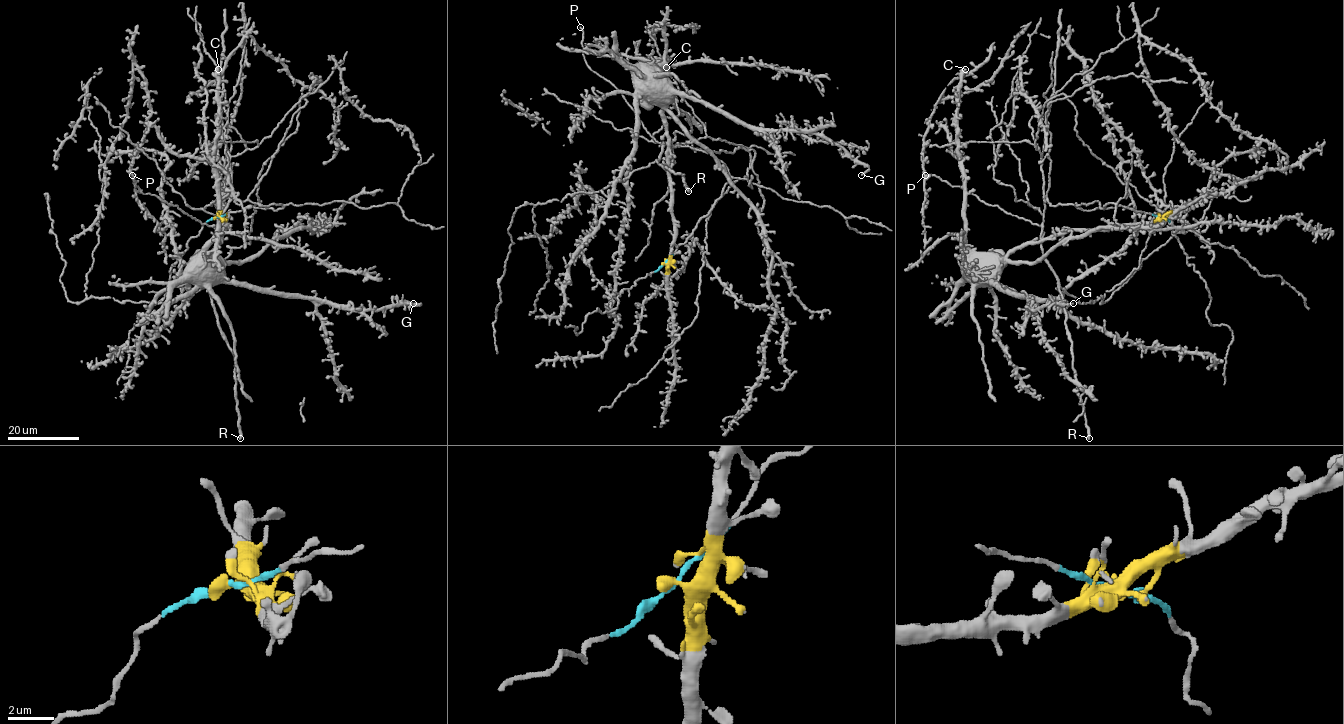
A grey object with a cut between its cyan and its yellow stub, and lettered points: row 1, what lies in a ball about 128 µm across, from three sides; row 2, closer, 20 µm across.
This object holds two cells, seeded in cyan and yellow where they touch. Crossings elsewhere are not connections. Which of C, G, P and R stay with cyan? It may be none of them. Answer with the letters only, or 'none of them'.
P, R

